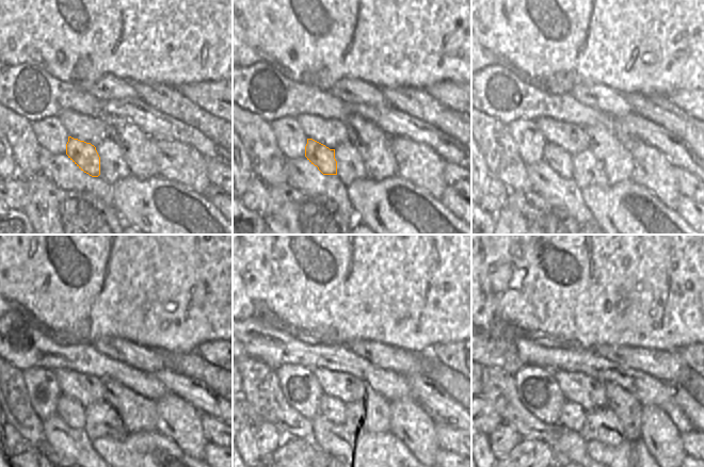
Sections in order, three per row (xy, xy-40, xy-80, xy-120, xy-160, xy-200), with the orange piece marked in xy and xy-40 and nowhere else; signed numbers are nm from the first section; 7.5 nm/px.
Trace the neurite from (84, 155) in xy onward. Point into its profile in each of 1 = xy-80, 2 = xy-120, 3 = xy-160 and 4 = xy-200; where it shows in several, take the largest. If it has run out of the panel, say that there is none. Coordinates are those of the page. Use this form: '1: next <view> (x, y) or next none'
1: next xy-80 (562, 162)
2: next xy-120 (77, 406)
3: next xy-160 (332, 409)
4: next xy-200 (572, 416)

